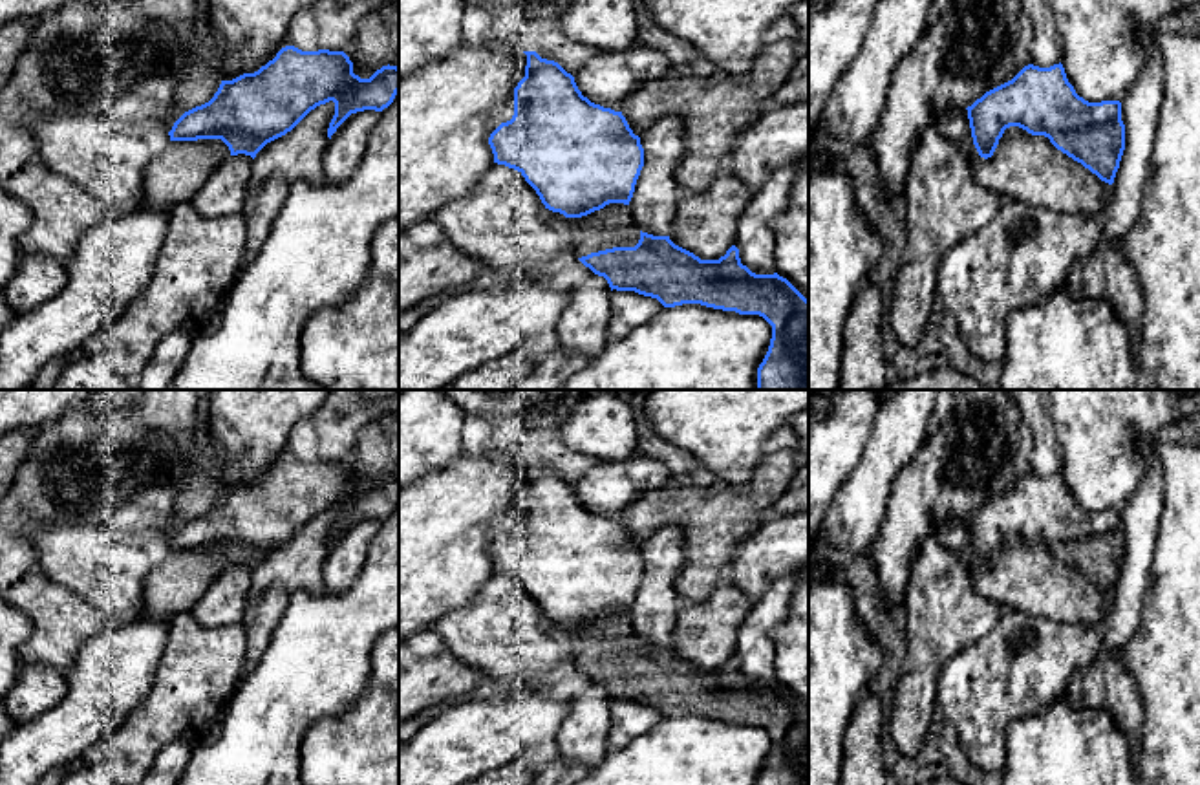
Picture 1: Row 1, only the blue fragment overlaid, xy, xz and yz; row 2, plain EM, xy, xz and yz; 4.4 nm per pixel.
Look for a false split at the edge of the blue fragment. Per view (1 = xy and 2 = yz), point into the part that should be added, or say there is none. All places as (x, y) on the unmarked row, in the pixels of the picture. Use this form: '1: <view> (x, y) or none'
1: xy (178, 582)
2: none

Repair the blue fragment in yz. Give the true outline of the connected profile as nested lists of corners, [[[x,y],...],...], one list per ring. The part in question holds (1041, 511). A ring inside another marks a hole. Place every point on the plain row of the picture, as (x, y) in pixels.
[[[1063,474],[1039,478],[1024,476],[1012,490],[986,501],[968,520],[973,554],[980,567],[993,565],[999,549],[1010,536],[1032,545],[1045,545],[1050,553],[1081,573],[1101,591],[1112,595],[1125,560],[1125,534],[1120,511],[1088,512],[1068,492]]]

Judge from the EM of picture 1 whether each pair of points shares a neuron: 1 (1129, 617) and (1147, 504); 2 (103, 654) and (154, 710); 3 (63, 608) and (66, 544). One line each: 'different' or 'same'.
1: same
2: different
3: different

